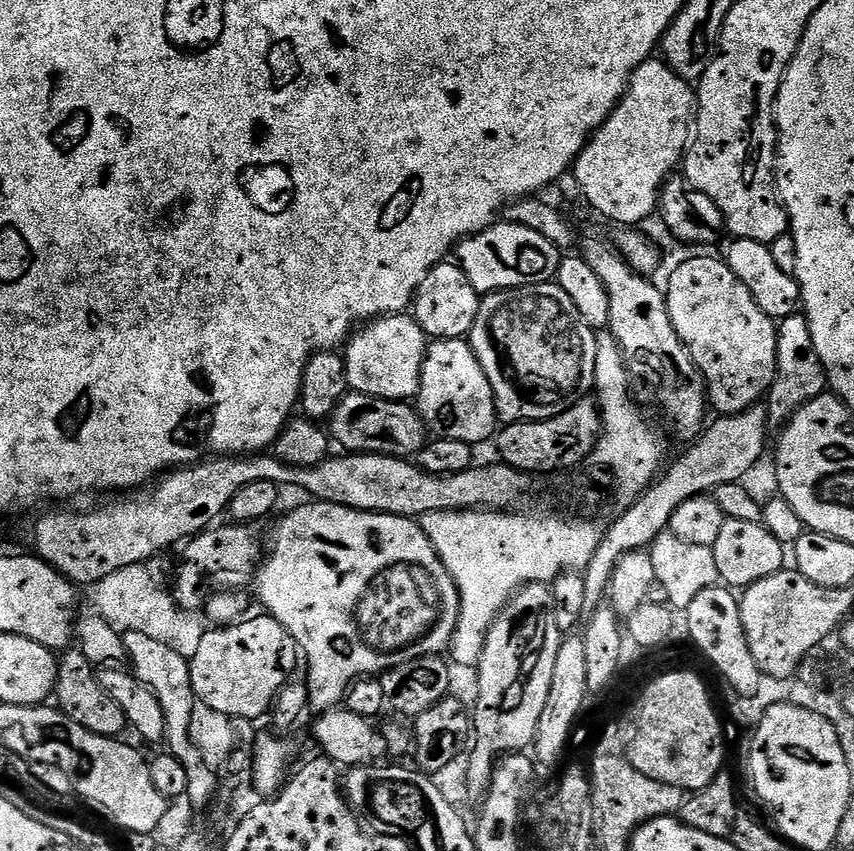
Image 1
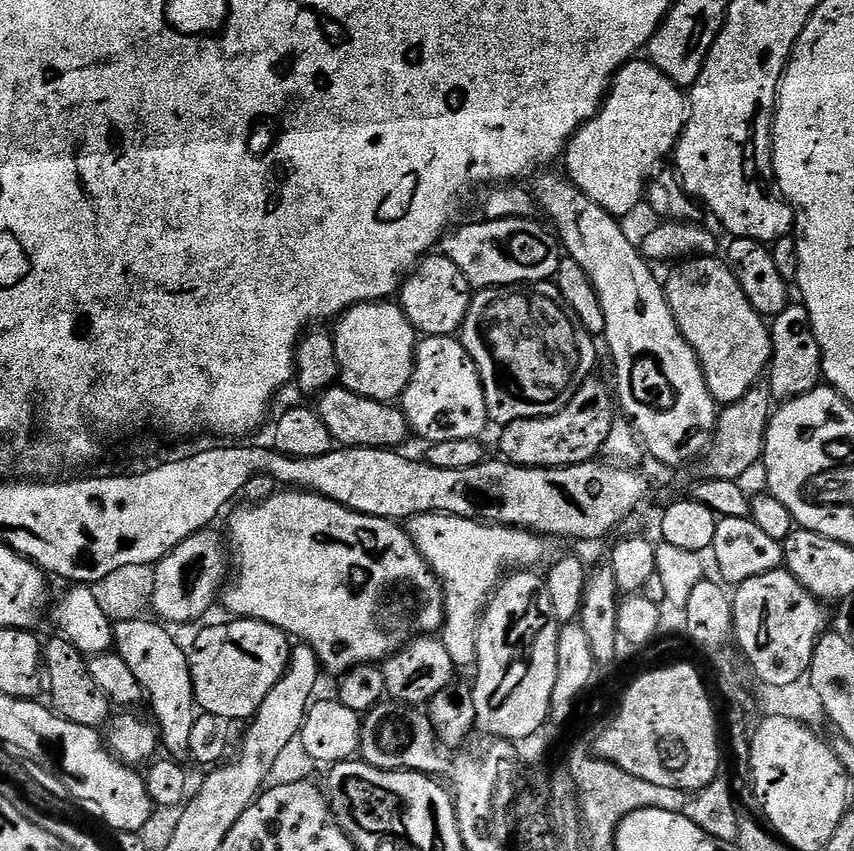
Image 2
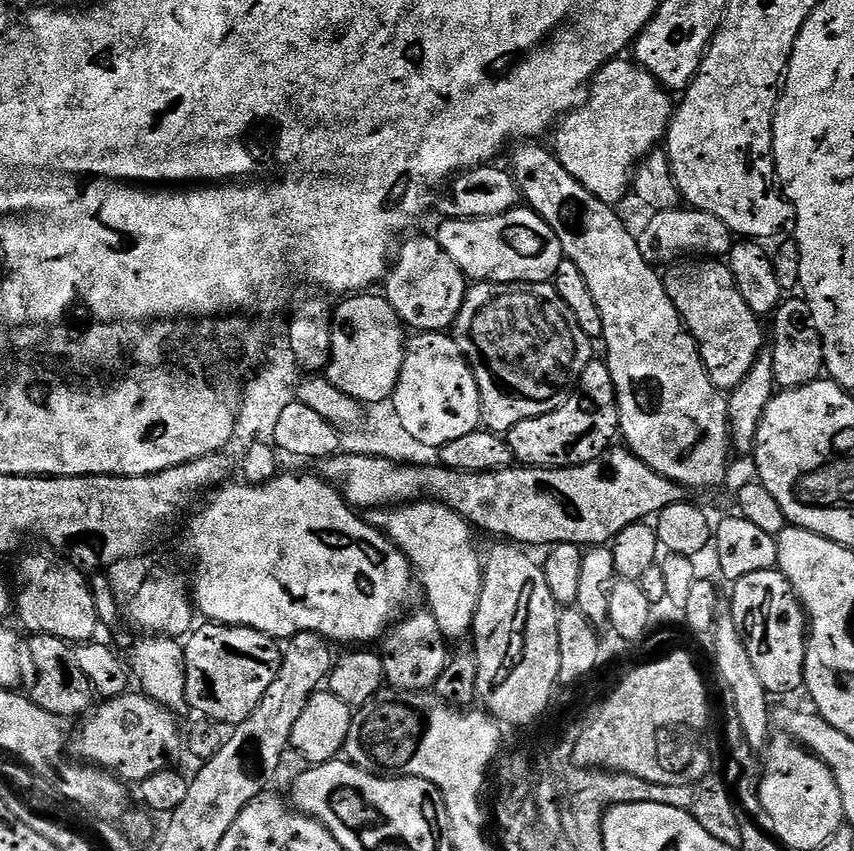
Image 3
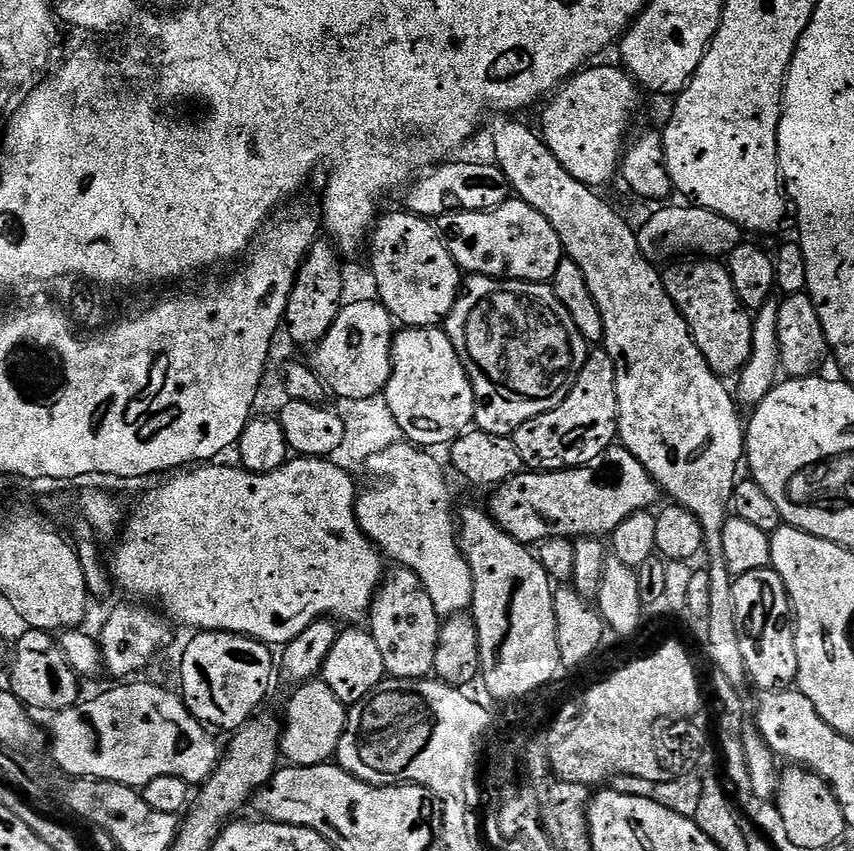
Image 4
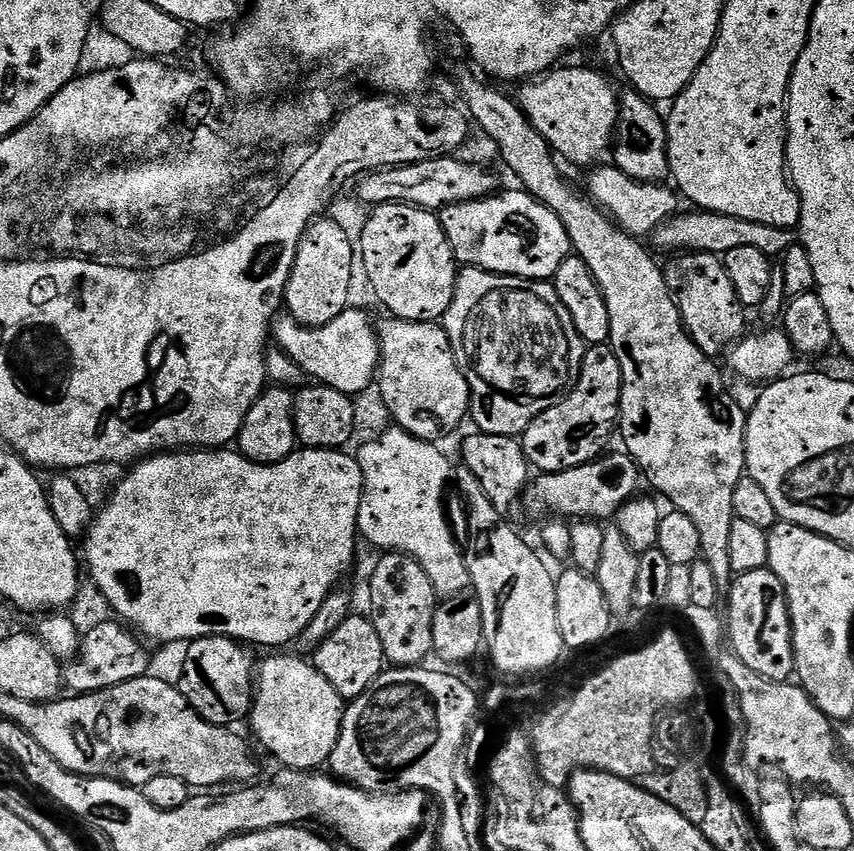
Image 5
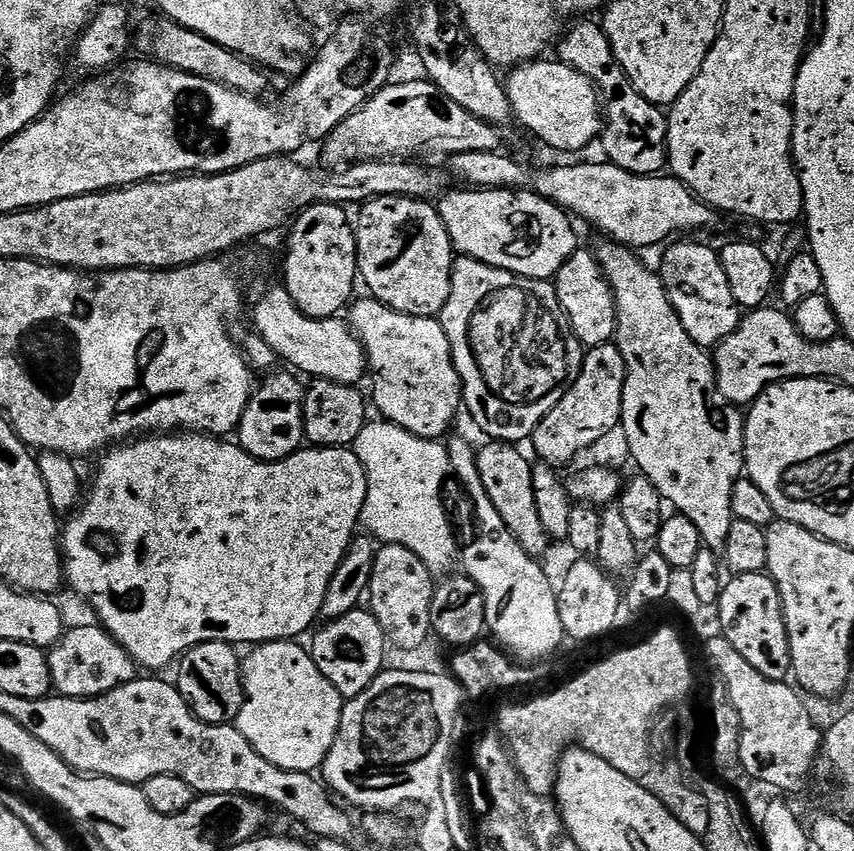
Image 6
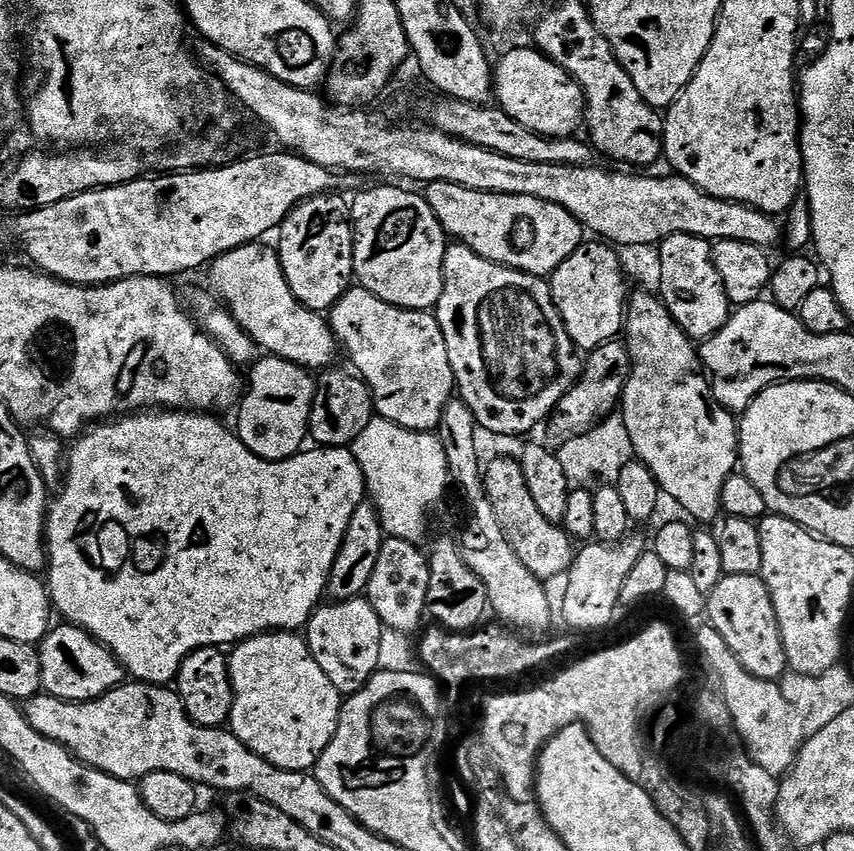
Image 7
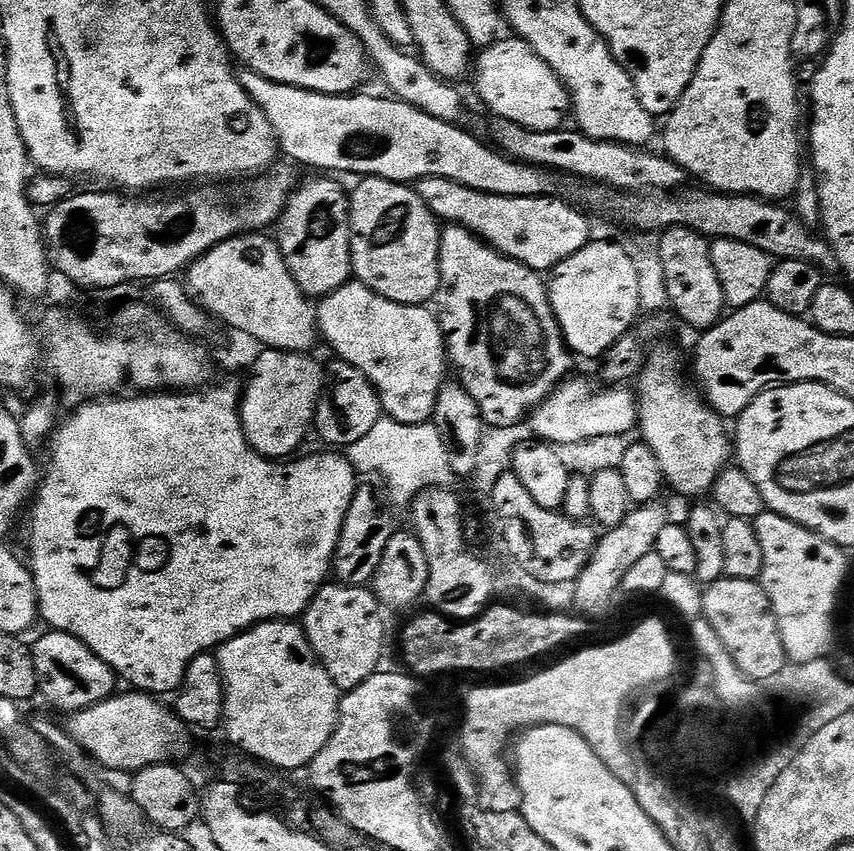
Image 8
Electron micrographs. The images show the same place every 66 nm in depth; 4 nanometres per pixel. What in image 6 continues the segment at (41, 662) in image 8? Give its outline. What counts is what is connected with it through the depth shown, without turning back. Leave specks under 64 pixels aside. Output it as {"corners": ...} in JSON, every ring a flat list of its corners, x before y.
{"corners":[[99,623,69,627,60,641,47,649,52,687,59,695,88,700,137,679,138,665,132,656]]}

